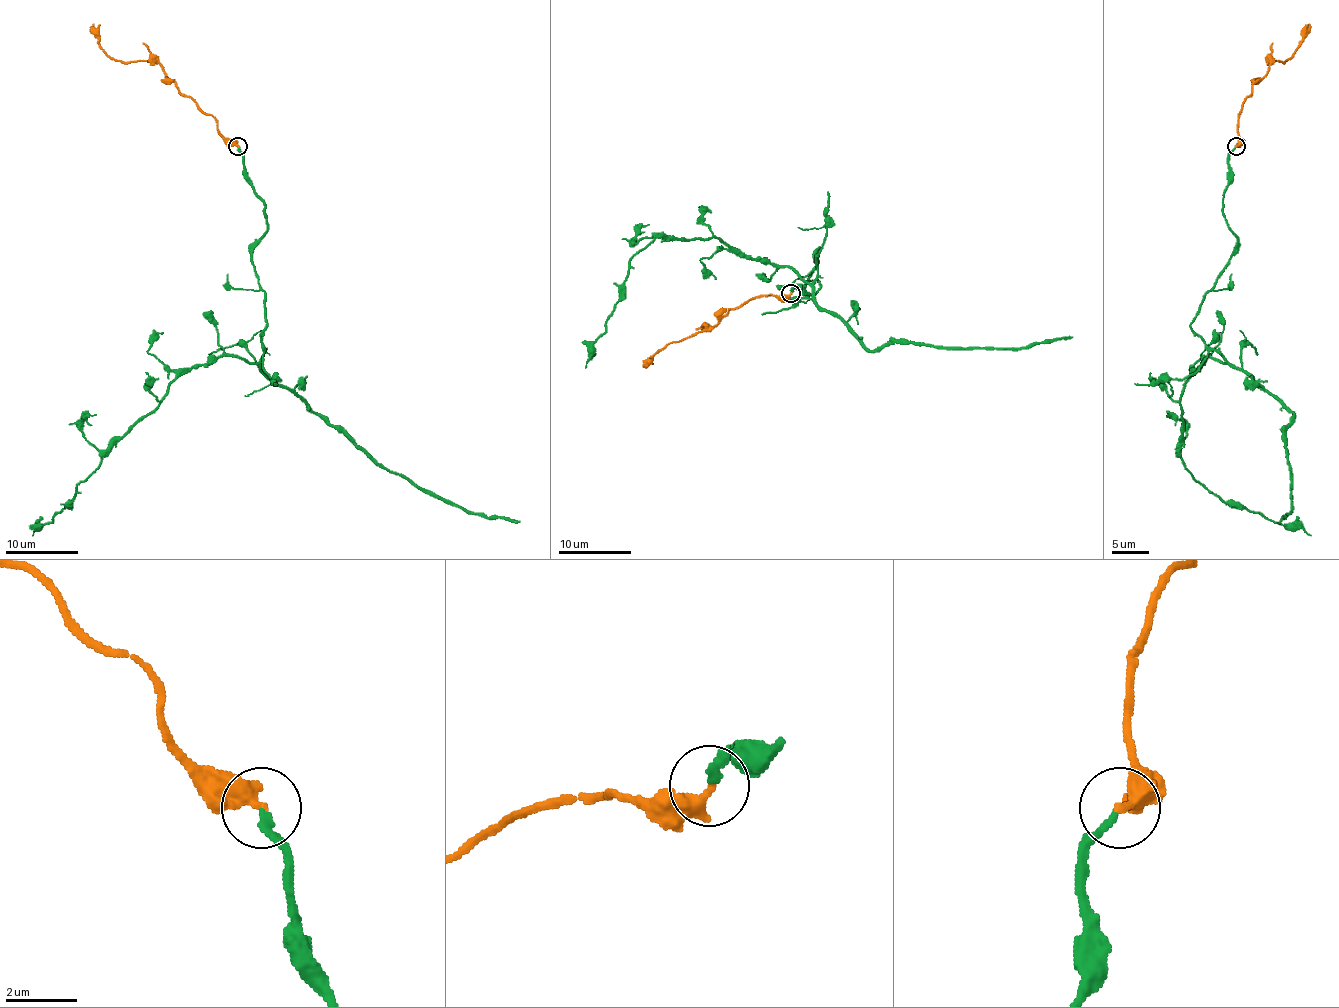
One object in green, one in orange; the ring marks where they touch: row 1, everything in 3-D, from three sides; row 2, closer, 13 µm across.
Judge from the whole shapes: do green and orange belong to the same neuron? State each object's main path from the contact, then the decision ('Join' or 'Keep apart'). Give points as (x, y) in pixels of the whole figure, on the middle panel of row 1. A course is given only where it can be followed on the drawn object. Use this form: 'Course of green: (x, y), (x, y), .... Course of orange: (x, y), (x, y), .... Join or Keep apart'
Course of green: (791, 292), (820, 285), (806, 290), (818, 247), (811, 283), (718, 238), (656, 238), (630, 259), (585, 367). Course of orange: (791, 292), (784, 296), (764, 294), (731, 309), (709, 331), (694, 332), (667, 343), (645, 367). Join

